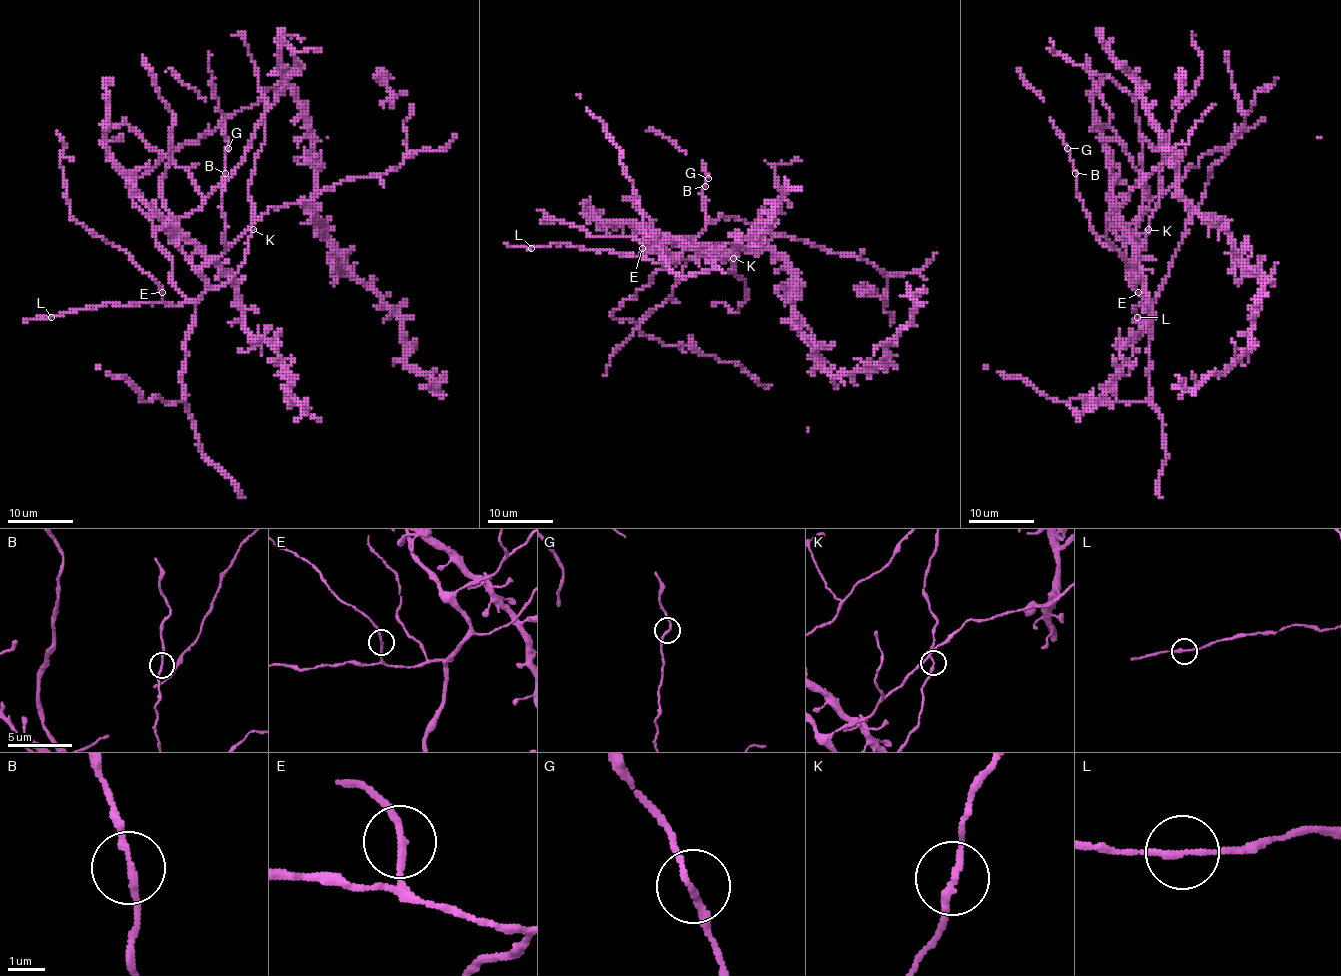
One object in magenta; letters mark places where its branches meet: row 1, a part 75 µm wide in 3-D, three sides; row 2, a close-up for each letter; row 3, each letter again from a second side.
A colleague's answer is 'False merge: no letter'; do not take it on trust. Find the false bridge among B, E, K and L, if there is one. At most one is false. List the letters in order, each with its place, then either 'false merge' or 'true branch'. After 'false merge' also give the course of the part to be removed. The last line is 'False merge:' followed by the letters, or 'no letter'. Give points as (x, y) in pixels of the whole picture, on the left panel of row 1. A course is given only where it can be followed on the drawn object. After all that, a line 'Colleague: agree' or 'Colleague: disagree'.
B: (225, 173) | true branch
E: (162, 292) | true branch
K: (253, 229) | true branch
L: (51, 317) | true branch
False merge: no letter
Colleague: agree

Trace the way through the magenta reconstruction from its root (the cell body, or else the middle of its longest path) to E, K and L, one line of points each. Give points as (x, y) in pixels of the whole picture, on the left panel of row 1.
E: (206, 198), (173, 226), (176, 247), (206, 288), (193, 302), (178, 305), (166, 305), (162, 292)
K: (206, 198), (198, 209), (175, 222), (173, 232), (176, 247), (211, 287), (224, 285), (239, 269), (252, 229)
L: (206, 198), (198, 209), (173, 226), (176, 247), (206, 282), (206, 288), (193, 302), (104, 303), (51, 317)

